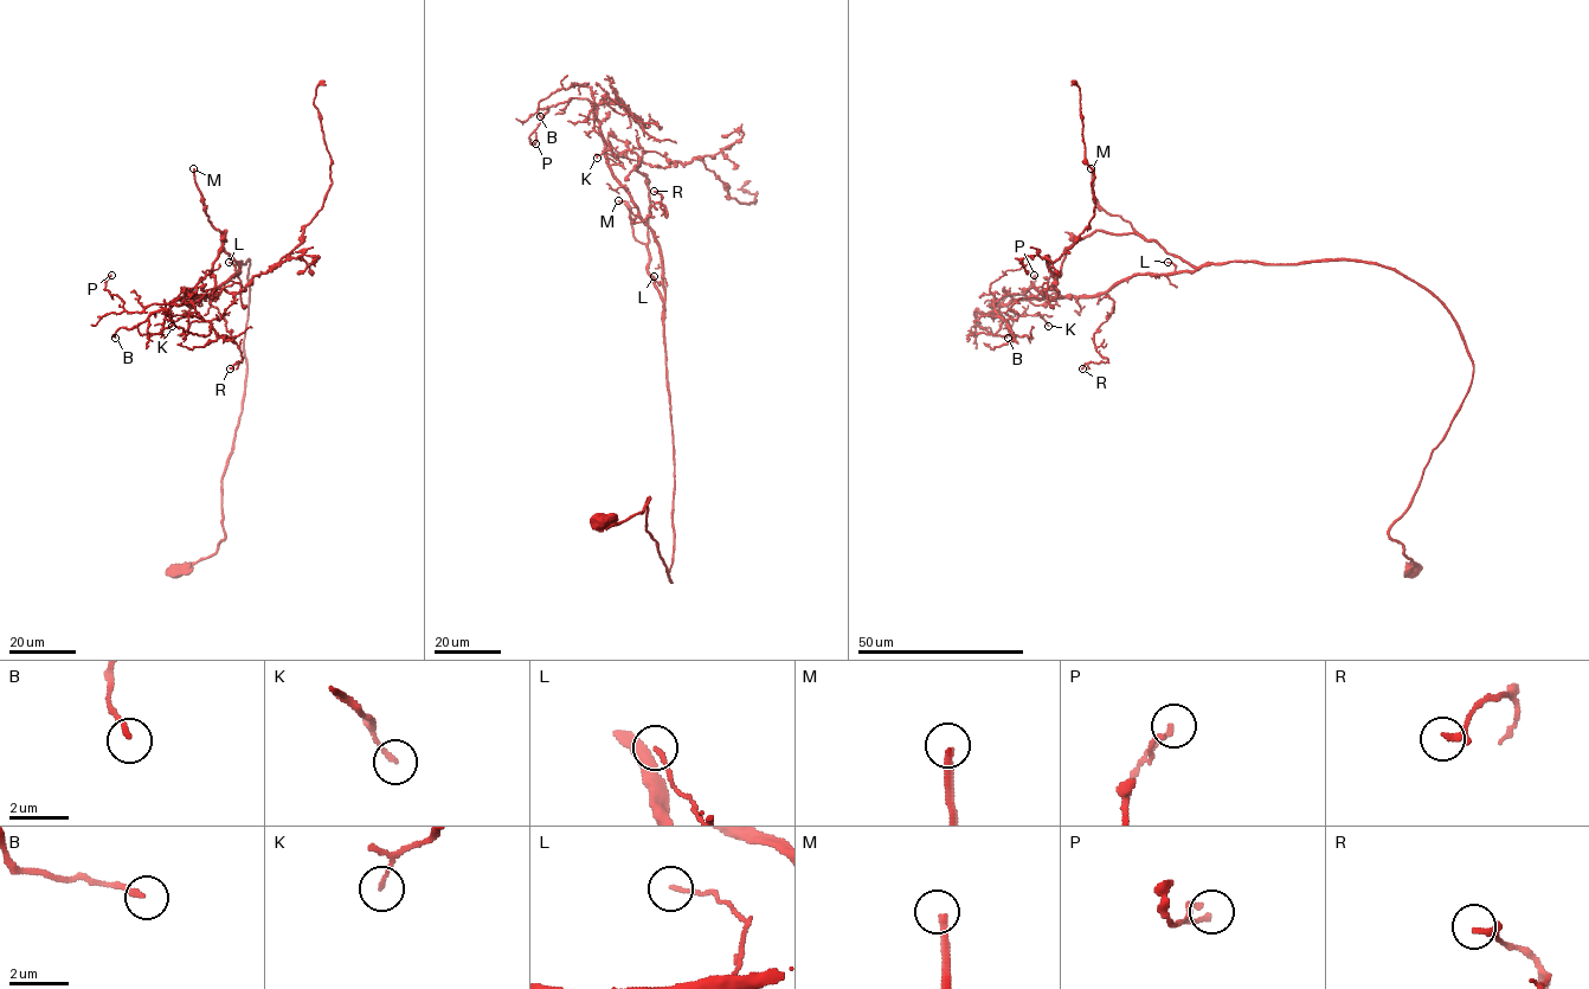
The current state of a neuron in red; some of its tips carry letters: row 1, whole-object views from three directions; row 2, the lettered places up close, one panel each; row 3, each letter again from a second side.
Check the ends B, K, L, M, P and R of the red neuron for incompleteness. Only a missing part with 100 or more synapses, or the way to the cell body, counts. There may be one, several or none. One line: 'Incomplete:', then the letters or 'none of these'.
Incomplete: M

